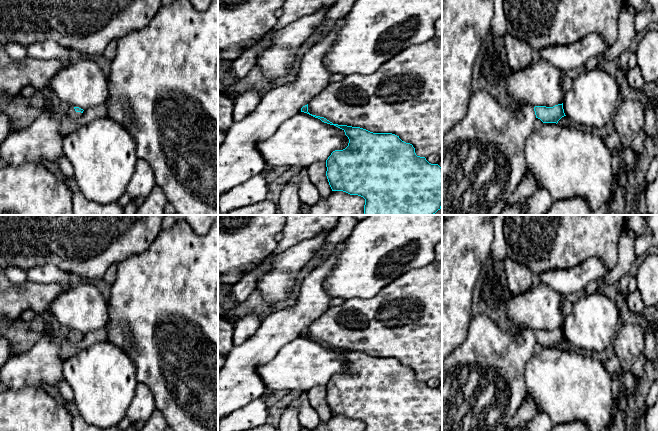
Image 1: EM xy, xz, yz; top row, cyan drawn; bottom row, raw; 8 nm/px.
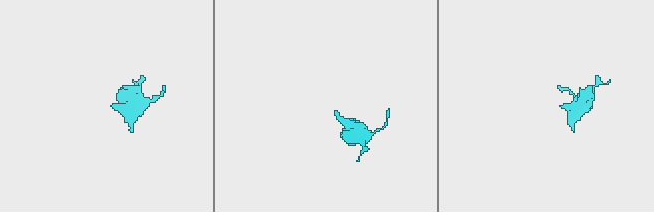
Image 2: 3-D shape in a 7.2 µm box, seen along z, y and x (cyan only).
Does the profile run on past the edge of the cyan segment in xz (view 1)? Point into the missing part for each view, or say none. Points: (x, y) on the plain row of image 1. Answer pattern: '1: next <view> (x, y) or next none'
1: next none

